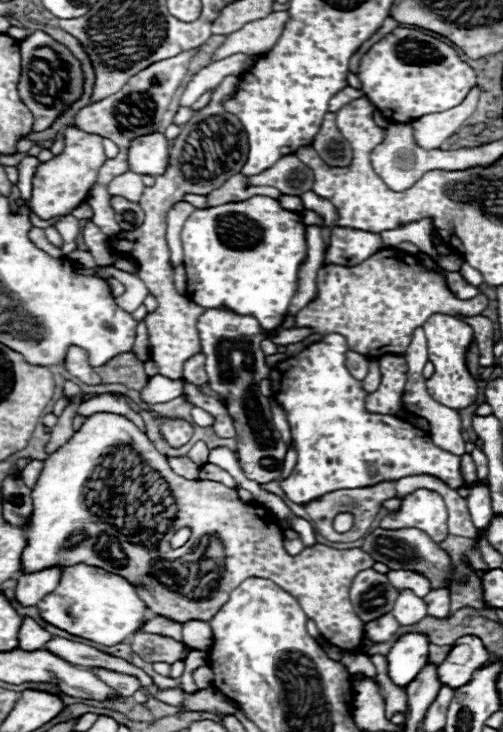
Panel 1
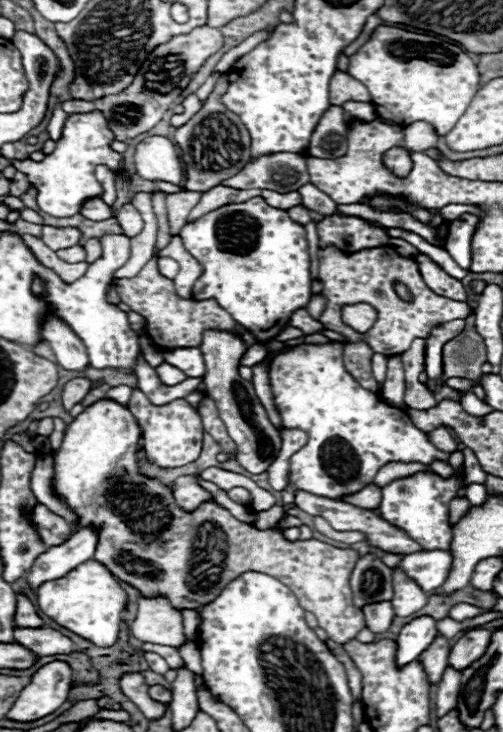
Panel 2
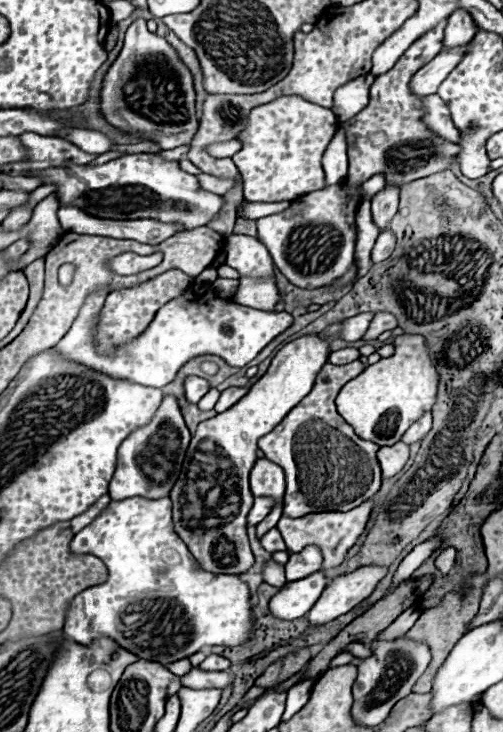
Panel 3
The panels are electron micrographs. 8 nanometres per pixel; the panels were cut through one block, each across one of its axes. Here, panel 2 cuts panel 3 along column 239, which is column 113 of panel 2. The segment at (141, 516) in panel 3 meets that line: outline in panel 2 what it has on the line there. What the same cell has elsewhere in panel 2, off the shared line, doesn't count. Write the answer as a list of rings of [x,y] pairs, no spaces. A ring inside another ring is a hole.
[[[88,560],[84,562],[84,566],[70,570],[64,578],[44,582],[44,586],[38,588],[38,608],[42,610],[42,614],[102,648],[116,644],[126,602],[128,596],[120,588],[120,582],[96,560]]]

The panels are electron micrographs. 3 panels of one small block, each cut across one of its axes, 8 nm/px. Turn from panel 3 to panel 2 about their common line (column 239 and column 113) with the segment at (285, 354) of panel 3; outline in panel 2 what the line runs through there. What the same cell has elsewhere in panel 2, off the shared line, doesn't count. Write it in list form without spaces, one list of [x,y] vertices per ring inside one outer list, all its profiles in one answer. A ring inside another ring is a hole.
[[[100,400],[88,406],[76,420],[68,424],[64,442],[58,452],[54,452],[54,494],[68,504],[78,516],[78,526],[74,532],[94,526],[98,530],[100,546],[96,546],[94,560],[104,564],[108,572],[116,578],[134,586],[146,598],[166,598],[176,610],[196,610],[216,600],[224,586],[236,580],[244,572],[262,572],[268,574],[284,586],[288,586],[300,606],[308,612],[314,612],[318,626],[326,630],[328,638],[336,644],[346,644],[356,638],[356,634],[366,626],[364,614],[352,602],[350,574],[354,562],[360,554],[356,550],[342,550],[320,540],[298,540],[290,542],[278,530],[258,530],[252,524],[236,520],[230,510],[216,502],[202,502],[194,512],[184,512],[176,506],[172,488],[160,480],[140,474],[138,468],[138,442],[140,428],[136,418],[128,408],[120,406],[114,400]]]

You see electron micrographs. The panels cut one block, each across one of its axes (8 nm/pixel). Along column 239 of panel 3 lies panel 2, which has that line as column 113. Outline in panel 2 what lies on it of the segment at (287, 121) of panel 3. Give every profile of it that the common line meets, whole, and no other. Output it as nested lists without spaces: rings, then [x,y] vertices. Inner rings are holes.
[[[100,112],[70,114],[64,124],[62,138],[56,142],[56,150],[52,154],[48,154],[42,162],[34,162],[30,158],[14,160],[12,166],[16,170],[24,172],[28,176],[30,184],[38,190],[36,202],[44,214],[56,216],[56,218],[74,216],[80,212],[82,204],[88,198],[102,194],[102,188],[94,176],[96,166],[106,164],[108,168],[118,170],[118,166],[122,162],[122,154],[118,154],[110,148],[112,140],[114,140],[114,134],[108,128],[108,124]]]

